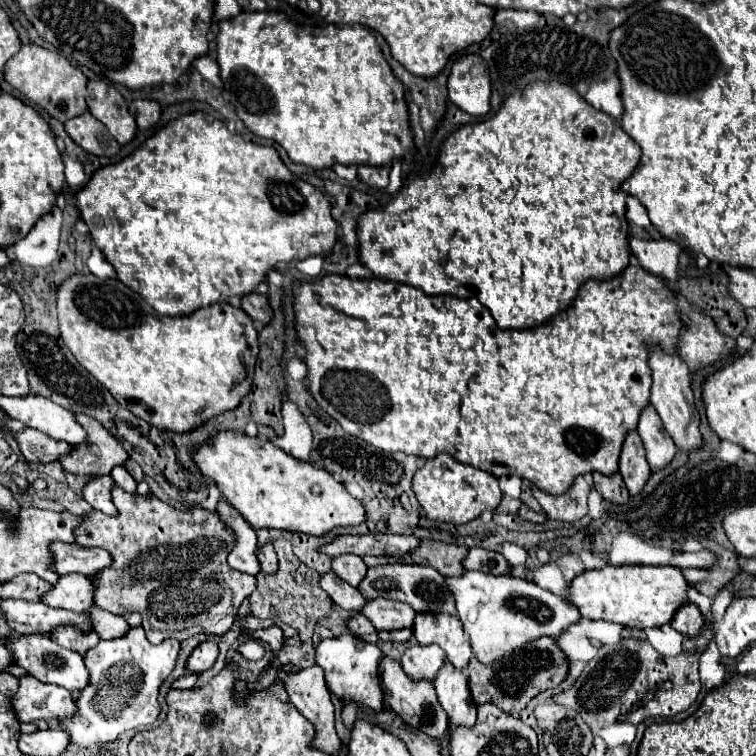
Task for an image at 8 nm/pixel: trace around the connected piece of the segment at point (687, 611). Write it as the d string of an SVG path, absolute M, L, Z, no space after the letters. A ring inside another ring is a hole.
M687 602L673 614L671 626L685 636L697 636L701 632L701 622L703 622L703 616L701 616L699 608L695 604Z

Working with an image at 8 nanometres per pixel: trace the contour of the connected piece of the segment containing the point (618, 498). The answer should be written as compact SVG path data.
M593 472L593 486L597 488L597 492L609 500L609 502L615 502L615 504L625 504L629 500L629 492L627 492L627 486L621 478L619 472L611 474L611 476L605 476L605 474L599 474L599 472Z

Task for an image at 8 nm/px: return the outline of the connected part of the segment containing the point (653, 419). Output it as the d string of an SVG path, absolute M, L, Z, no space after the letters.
M649 404L641 410L641 418L637 424L637 434L641 436L645 450L647 450L647 462L651 466L651 470L659 470L663 466L667 466L677 448L673 444L673 438L667 434L667 430L663 428L663 422L659 418L659 414L655 412L655 408Z

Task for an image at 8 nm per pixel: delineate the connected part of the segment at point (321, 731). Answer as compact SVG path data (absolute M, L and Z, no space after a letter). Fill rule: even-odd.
M311 666L305 668L303 672L297 672L295 676L279 676L279 678L283 678L295 708L305 718L309 718L309 722L313 720L317 730L317 738L313 746L329 754L339 752L341 740L333 726L333 702L325 686L323 670L319 666Z

